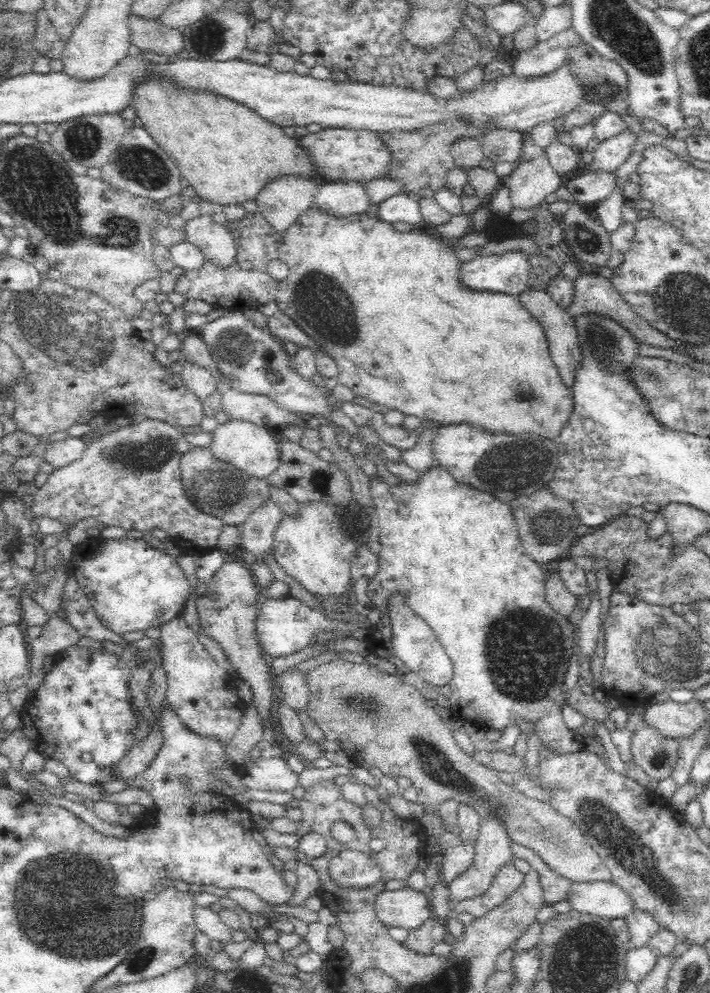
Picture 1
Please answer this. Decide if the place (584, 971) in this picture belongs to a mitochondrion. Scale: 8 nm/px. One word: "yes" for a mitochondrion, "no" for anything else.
yes

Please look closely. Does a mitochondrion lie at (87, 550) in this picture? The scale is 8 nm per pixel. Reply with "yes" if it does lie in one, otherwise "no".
no

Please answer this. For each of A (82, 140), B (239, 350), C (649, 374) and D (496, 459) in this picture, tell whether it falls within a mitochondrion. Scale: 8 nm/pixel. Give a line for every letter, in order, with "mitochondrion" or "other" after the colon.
A: mitochondrion
B: mitochondrion
C: mitochondrion
D: mitochondrion

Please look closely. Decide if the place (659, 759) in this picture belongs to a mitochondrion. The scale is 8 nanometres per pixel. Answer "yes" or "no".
yes

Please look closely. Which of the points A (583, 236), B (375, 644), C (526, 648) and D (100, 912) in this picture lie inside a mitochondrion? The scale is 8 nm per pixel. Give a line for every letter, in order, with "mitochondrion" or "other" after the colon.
A: mitochondrion
B: other
C: mitochondrion
D: mitochondrion

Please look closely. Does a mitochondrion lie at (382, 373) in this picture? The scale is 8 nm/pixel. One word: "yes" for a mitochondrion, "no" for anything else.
no

